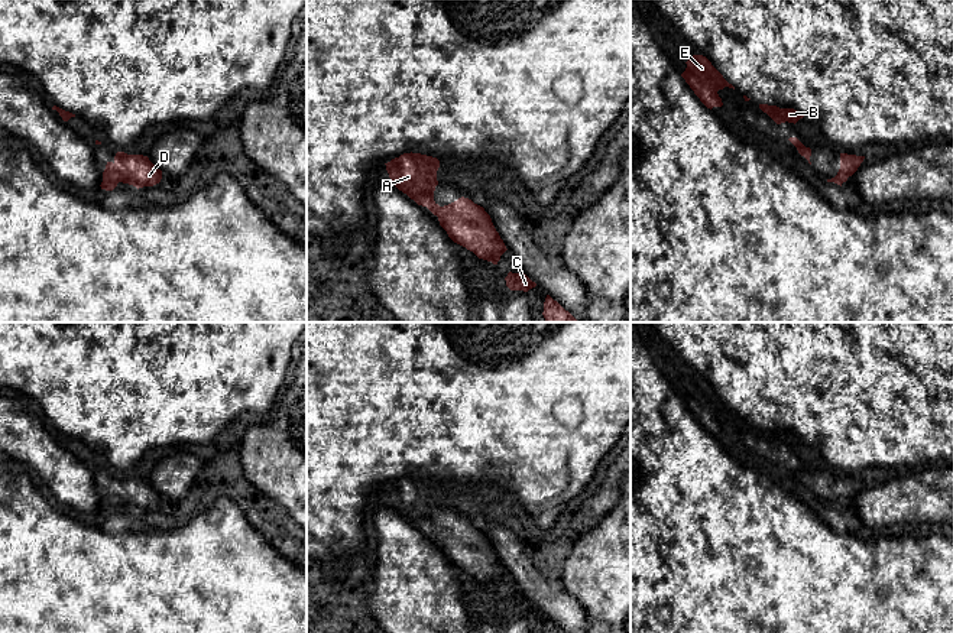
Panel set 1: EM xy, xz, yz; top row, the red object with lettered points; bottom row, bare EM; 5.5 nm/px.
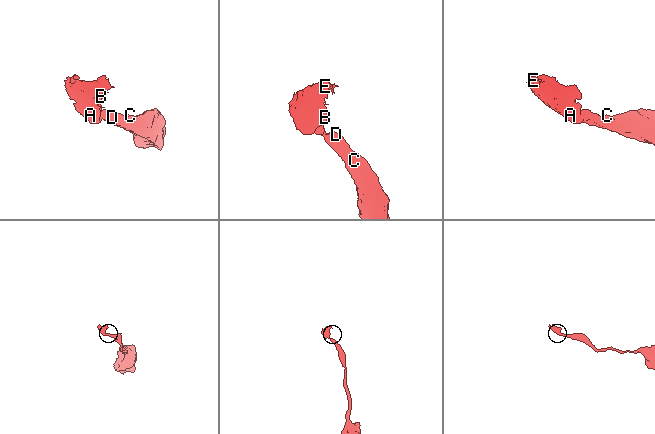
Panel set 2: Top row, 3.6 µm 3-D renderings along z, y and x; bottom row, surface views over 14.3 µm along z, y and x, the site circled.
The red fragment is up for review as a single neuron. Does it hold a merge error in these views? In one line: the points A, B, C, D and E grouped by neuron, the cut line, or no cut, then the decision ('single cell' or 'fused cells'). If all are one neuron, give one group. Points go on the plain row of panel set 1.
groups A B C D E; cut none; single cell

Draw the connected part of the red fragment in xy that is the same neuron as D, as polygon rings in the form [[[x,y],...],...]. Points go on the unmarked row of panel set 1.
[[[117,475],[113,486],[107,486],[103,496],[101,513],[113,514],[119,506],[139,512],[153,510],[162,503],[158,493],[148,480]]]

